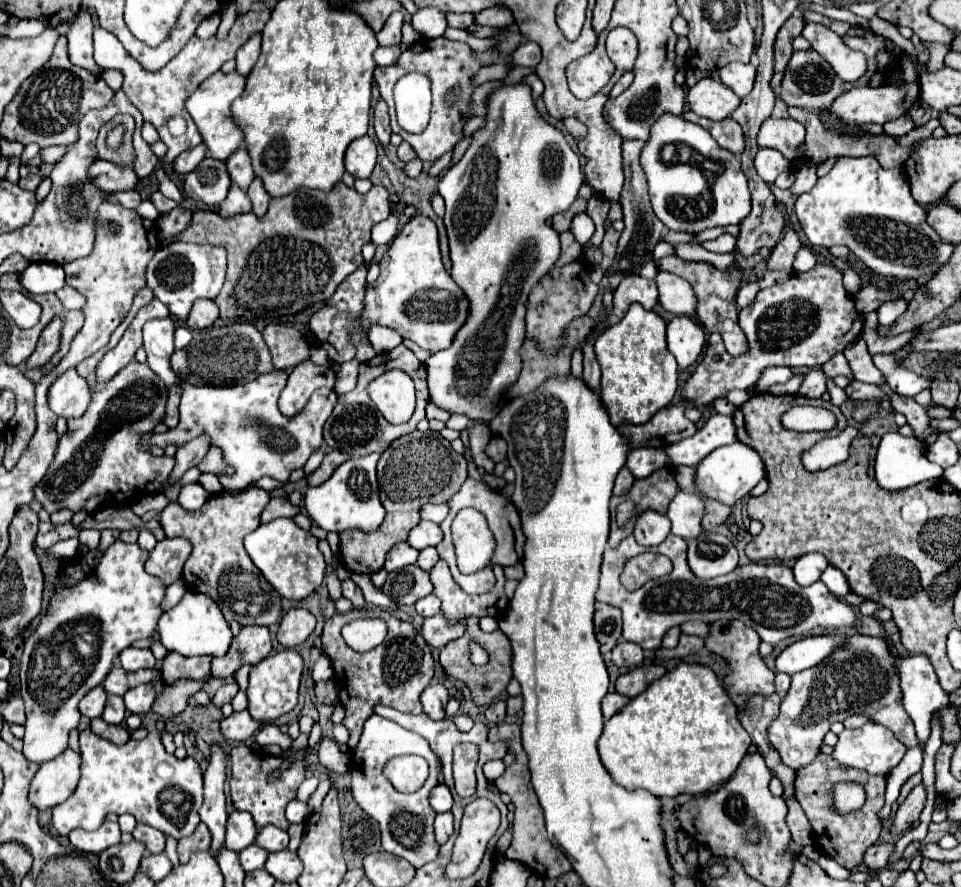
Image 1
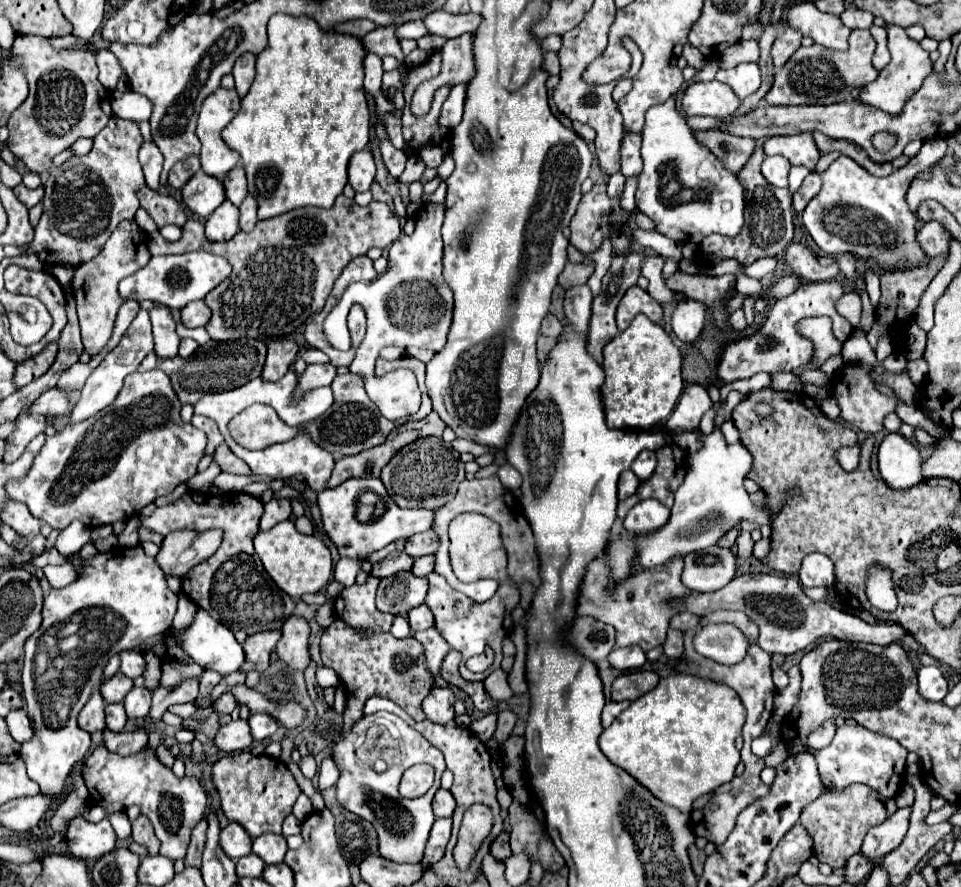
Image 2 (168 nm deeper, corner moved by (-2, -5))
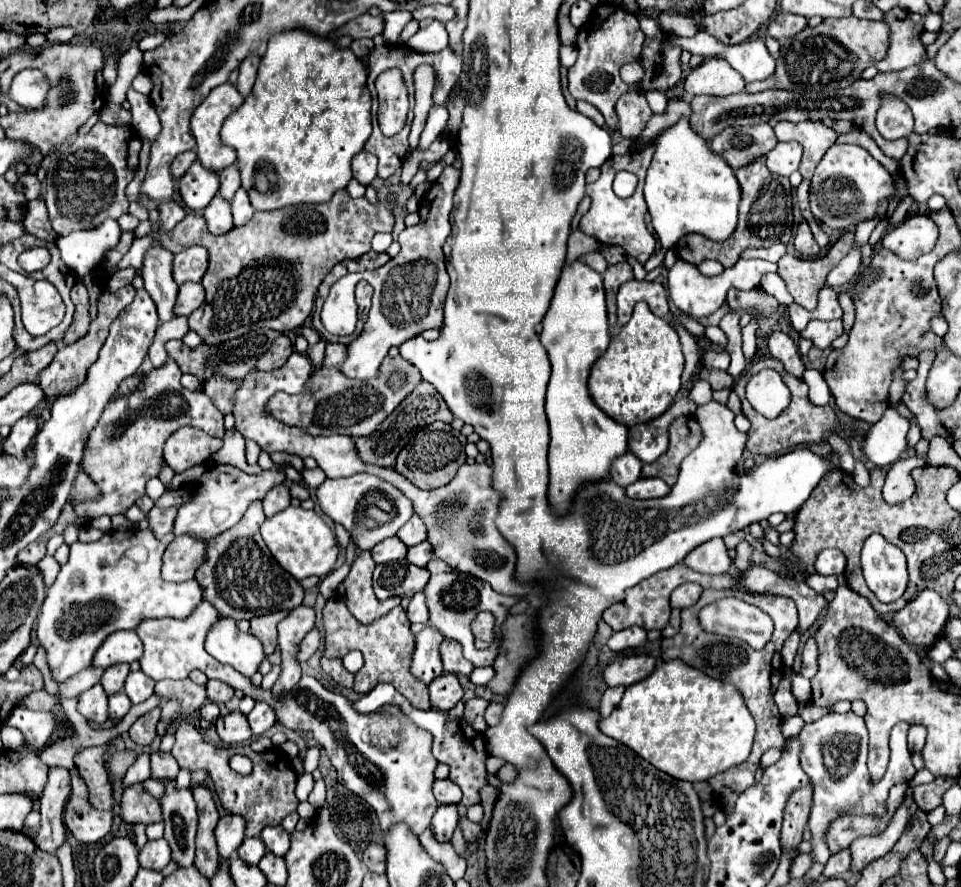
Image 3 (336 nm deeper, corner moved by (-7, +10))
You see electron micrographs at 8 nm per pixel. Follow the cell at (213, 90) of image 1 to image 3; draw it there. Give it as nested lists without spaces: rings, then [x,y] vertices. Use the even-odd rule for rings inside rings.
[[[224,83],[216,89],[210,91],[210,95],[196,107],[192,119],[190,119],[190,129],[192,129],[192,135],[196,139],[196,155],[198,155],[198,161],[210,169],[210,171],[222,171],[224,167],[232,165],[236,161],[236,153],[232,153],[232,149],[228,147],[222,147],[220,145],[220,127],[224,123],[224,119],[234,113],[240,105],[242,105],[244,97],[240,97],[240,93],[234,89],[232,83]]]

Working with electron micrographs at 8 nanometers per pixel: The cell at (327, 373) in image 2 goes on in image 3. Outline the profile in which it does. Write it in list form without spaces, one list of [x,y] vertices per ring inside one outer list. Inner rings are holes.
[[[320,339],[316,345],[310,345],[310,347],[308,347],[308,351],[306,351],[308,359],[310,359],[316,367],[320,367],[320,365],[322,365],[322,359],[324,359],[324,347],[326,347],[326,341],[324,341],[324,339]]]

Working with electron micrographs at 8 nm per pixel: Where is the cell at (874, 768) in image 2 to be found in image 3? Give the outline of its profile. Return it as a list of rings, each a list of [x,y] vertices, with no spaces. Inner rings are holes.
[[[848,711],[848,713],[832,713],[818,721],[806,723],[800,731],[798,739],[802,741],[802,753],[800,753],[800,765],[806,771],[806,775],[812,779],[814,795],[812,795],[812,811],[808,819],[808,829],[812,833],[812,861],[814,863],[826,863],[828,861],[828,845],[826,845],[826,833],[834,819],[840,815],[868,815],[868,817],[884,817],[886,815],[886,799],[892,785],[902,781],[912,781],[916,775],[916,769],[912,765],[912,753],[906,745],[906,733],[908,723],[896,723],[890,733],[890,765],[884,775],[884,779],[876,785],[868,781],[868,767],[866,767],[866,755],[868,755],[868,729],[864,725],[864,717]]]

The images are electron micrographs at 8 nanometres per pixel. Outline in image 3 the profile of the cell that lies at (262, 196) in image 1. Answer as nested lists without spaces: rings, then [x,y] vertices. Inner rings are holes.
[[[238,189],[234,199],[232,199],[232,217],[234,217],[234,227],[244,225],[250,217],[254,215],[252,205],[248,205],[248,195],[244,193],[244,189]]]

